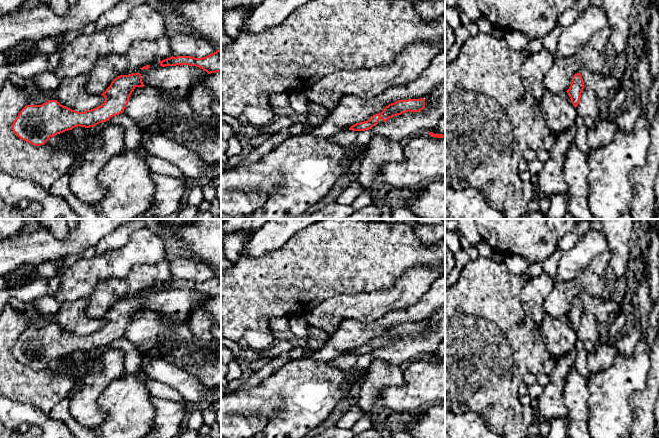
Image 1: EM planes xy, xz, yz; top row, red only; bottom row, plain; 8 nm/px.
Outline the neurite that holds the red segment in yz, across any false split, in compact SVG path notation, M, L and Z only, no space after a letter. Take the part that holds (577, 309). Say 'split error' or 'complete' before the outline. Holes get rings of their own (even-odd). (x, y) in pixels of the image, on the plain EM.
complete; M576 297L572 301L572 306L569 313L566 315L571 323L573 330L576 332L580 326L581 317L584 313L584 305L580 297Z

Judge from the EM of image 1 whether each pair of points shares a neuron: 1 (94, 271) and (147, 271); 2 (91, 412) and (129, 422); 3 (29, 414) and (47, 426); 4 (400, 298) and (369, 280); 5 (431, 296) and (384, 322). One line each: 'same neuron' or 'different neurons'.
1: different neurons
2: different neurons
3: same neuron
4: different neurons
5: same neuron

